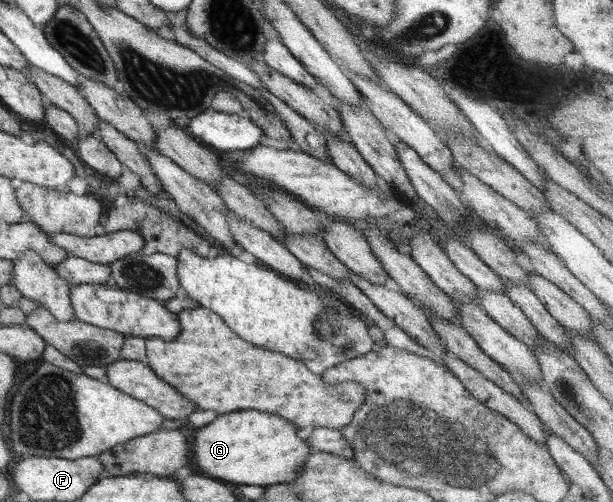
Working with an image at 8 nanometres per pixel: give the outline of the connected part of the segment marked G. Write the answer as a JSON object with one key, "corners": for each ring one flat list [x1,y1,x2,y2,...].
{"corners":[[252,409,220,415,210,425,194,433,194,457,204,475,239,485,276,485,300,477,312,448,298,437,292,422,274,414]]}

